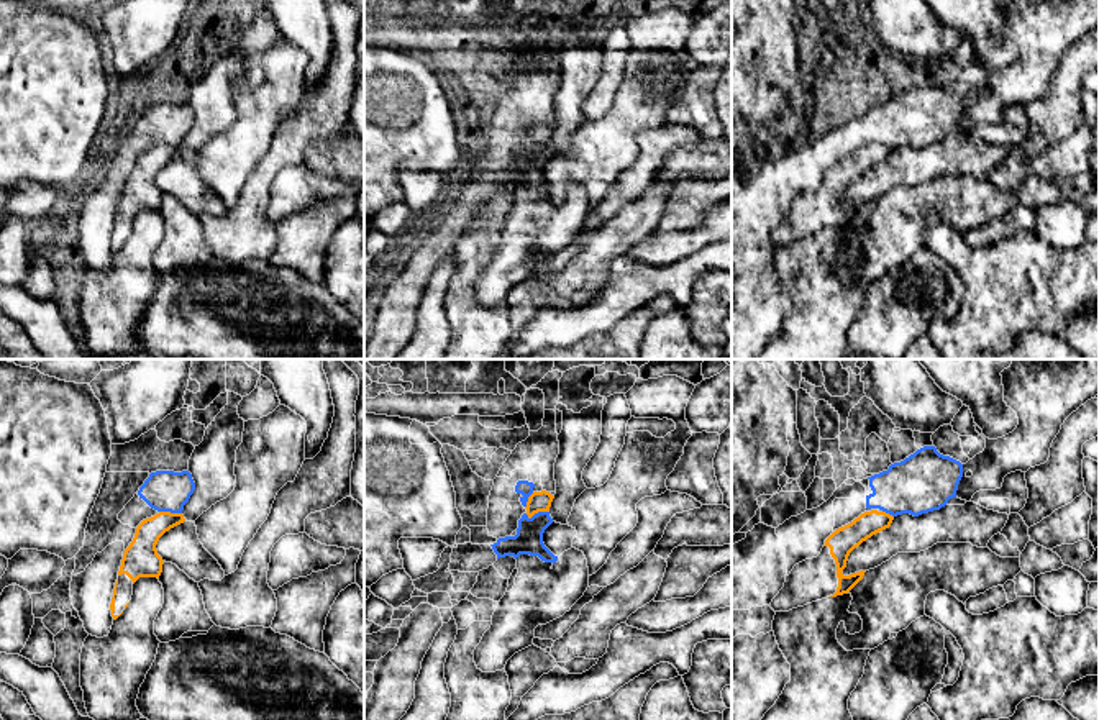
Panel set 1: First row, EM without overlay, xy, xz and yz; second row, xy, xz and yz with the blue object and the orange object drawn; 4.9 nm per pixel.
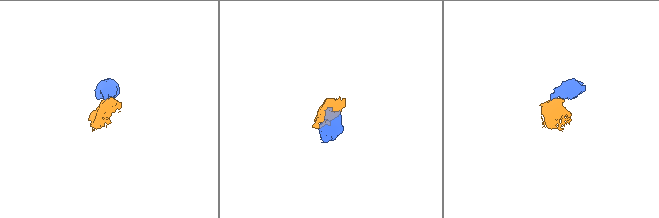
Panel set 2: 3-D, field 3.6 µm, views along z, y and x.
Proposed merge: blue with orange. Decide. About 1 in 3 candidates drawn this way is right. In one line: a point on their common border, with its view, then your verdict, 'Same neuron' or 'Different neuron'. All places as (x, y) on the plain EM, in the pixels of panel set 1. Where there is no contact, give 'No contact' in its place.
Touches blue at xz (538, 145). Different neuron

